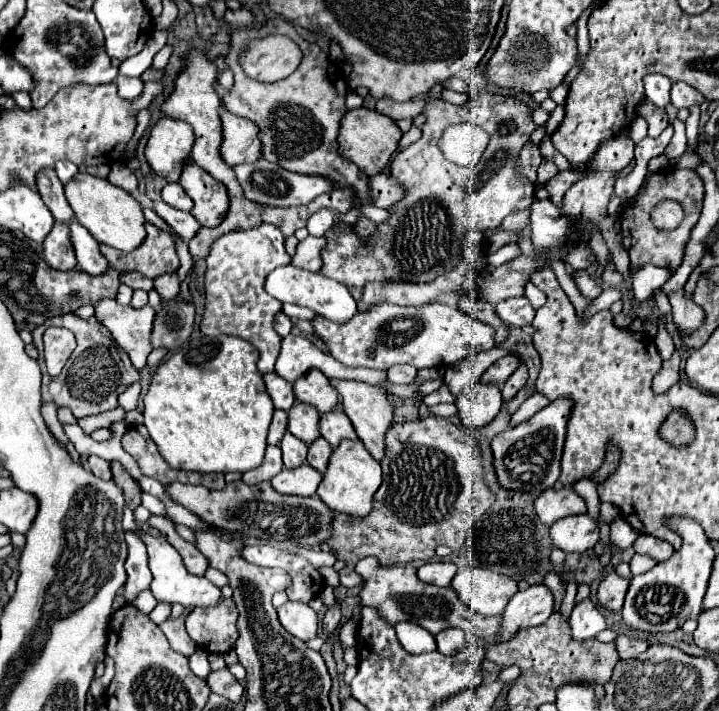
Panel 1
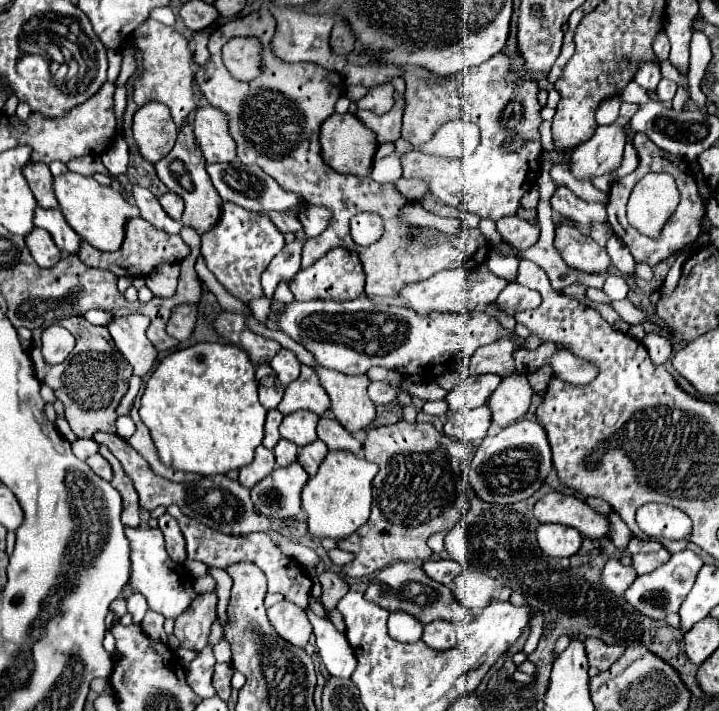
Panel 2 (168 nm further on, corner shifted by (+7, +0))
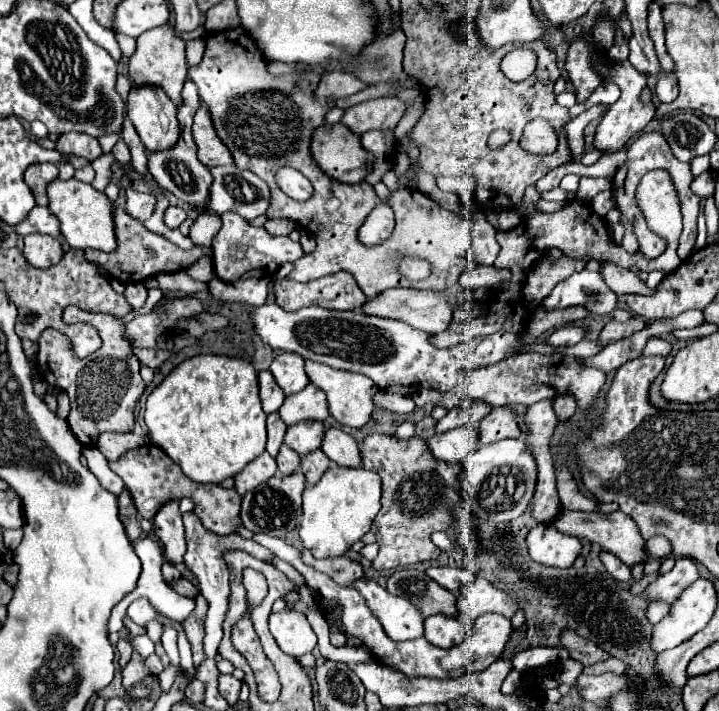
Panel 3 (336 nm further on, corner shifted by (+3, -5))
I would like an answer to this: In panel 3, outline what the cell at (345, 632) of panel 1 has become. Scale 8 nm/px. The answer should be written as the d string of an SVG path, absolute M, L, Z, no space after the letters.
M278 557L274 558L274 565L286 576L298 586L298 588L306 587L307 584L304 578L300 575L300 573L290 564L287 562L280 560Z

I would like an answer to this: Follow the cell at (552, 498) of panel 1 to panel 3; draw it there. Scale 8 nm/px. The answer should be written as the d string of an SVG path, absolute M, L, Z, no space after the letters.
M562 508L552 524L554 524L556 530L560 530L564 534L570 534L570 536L576 536L576 538L586 538L588 542L594 542L594 544L602 546L602 550L612 552L614 556L618 556L628 566L646 560L644 540L640 536L638 528L636 528L636 522L630 516L626 516L624 512L602 514L602 512L574 512L574 510Z

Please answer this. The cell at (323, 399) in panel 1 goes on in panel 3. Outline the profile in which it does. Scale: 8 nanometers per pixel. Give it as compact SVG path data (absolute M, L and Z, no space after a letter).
M308 384L304 390L288 396L280 408L280 418L292 426L300 420L326 420L330 416L326 394L320 388Z

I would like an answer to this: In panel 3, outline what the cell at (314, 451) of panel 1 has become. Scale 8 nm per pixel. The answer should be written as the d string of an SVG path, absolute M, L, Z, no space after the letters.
M314 450L308 456L304 456L302 464L300 464L300 470L306 476L306 484L308 486L316 484L320 480L320 476L328 470L328 466L330 466L330 460L322 450Z

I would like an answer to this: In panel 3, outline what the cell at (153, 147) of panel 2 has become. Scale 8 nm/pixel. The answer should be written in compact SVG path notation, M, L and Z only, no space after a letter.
M132 88L128 94L128 118L150 154L170 150L178 142L176 106L160 88Z

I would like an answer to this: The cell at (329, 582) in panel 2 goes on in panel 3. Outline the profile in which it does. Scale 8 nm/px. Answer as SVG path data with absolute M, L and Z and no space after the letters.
M302 550L302 558L304 562L310 566L314 566L316 570L328 574L336 584L340 586L348 586L352 588L354 586L354 580L360 580L364 576L364 570L358 562L350 560L350 558L326 558L326 560L316 560L308 550Z

